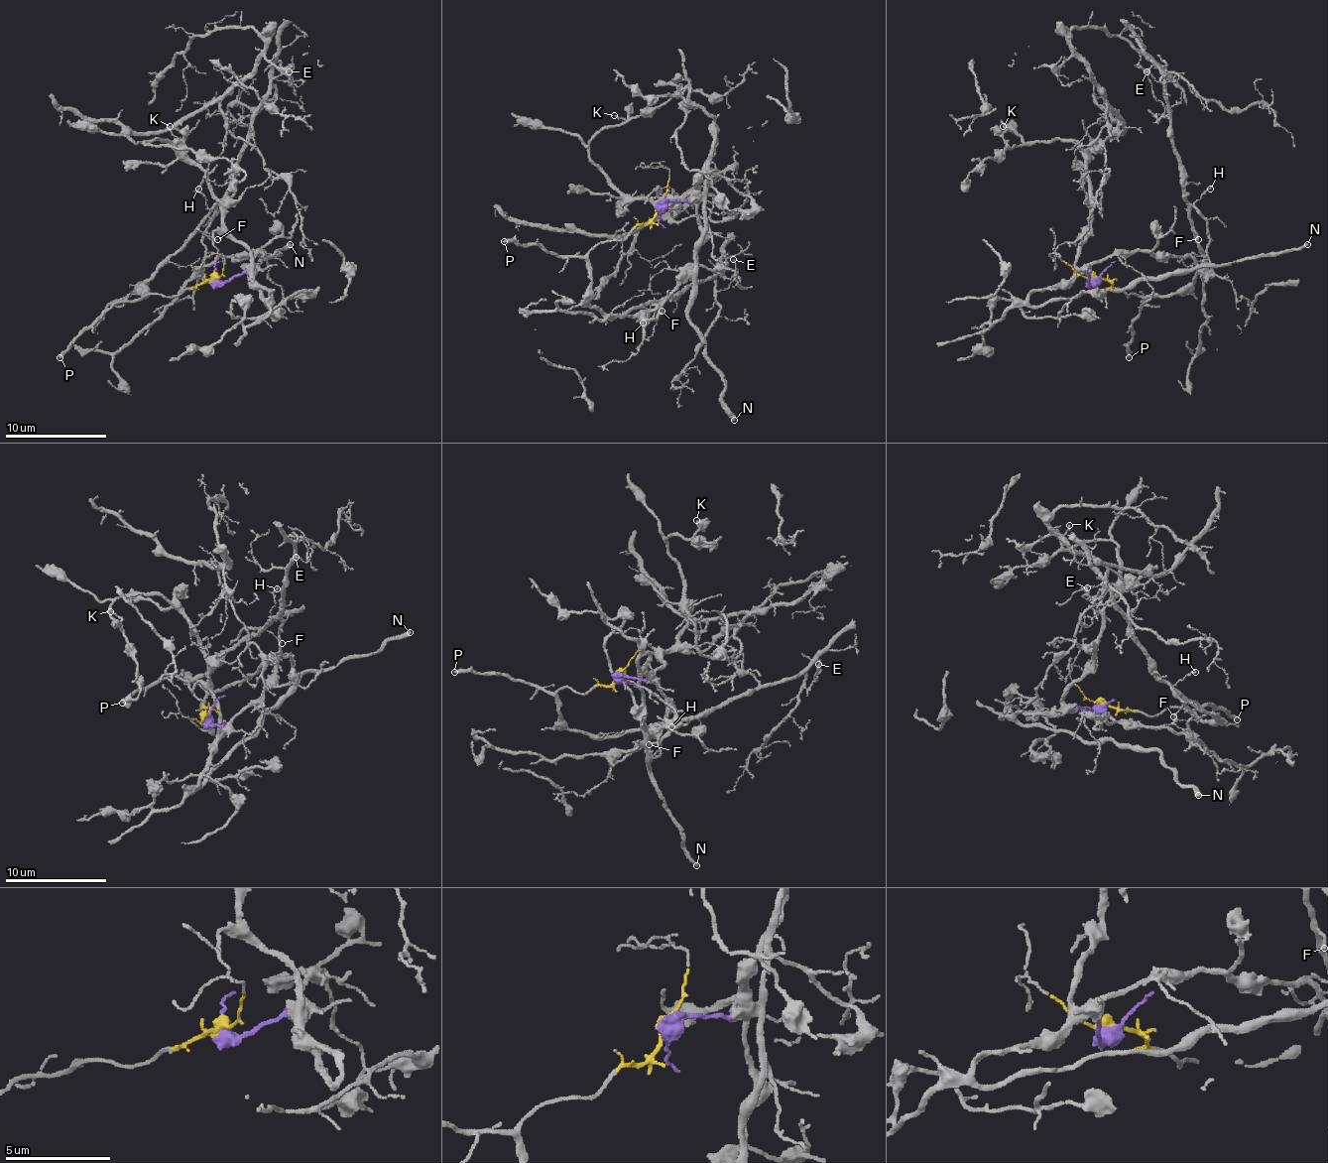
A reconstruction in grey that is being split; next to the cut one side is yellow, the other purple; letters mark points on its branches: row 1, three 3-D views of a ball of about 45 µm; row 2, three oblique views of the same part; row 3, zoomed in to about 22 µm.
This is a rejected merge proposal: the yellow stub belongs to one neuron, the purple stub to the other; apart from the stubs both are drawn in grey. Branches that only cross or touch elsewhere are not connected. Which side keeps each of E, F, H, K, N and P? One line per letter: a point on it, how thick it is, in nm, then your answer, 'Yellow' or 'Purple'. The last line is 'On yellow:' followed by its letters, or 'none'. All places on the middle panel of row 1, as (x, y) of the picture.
E: Place: (733, 259). Thickness 110 nm. Yellow
F: Place: (662, 311). Thickness 110 nm. Yellow
H: Place: (643, 323). Thickness 140 nm. Yellow
K: Place: (614, 115). Thickness 110 nm. Purple
N: Place: (734, 420). Thickness 280 nm. Purple
P: Place: (504, 241). Thickness 240 nm. Yellow
On yellow: E, F, H, P

